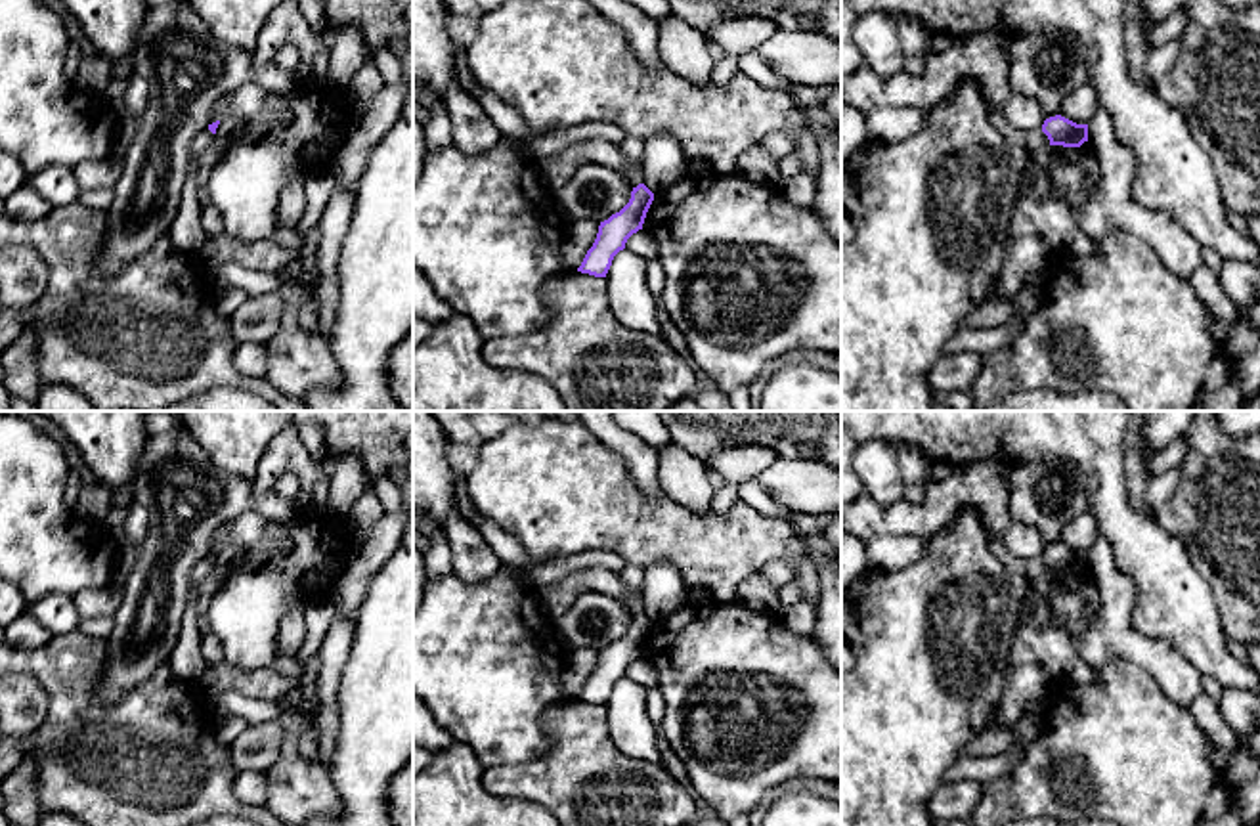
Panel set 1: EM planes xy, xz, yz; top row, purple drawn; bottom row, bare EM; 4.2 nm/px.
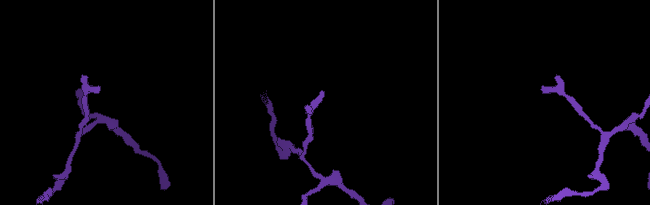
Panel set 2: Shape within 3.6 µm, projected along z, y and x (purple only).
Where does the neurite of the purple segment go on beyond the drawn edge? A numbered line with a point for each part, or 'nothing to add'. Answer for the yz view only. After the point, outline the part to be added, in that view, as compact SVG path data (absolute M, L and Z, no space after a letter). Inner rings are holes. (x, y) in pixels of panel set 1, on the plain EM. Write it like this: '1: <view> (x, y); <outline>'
nothing to add

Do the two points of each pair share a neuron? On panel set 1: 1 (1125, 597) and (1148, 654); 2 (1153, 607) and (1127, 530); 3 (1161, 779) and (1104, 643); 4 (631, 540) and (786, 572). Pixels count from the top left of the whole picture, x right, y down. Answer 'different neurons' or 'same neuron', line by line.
1: same neuron
2: same neuron
3: different neurons
4: different neurons

